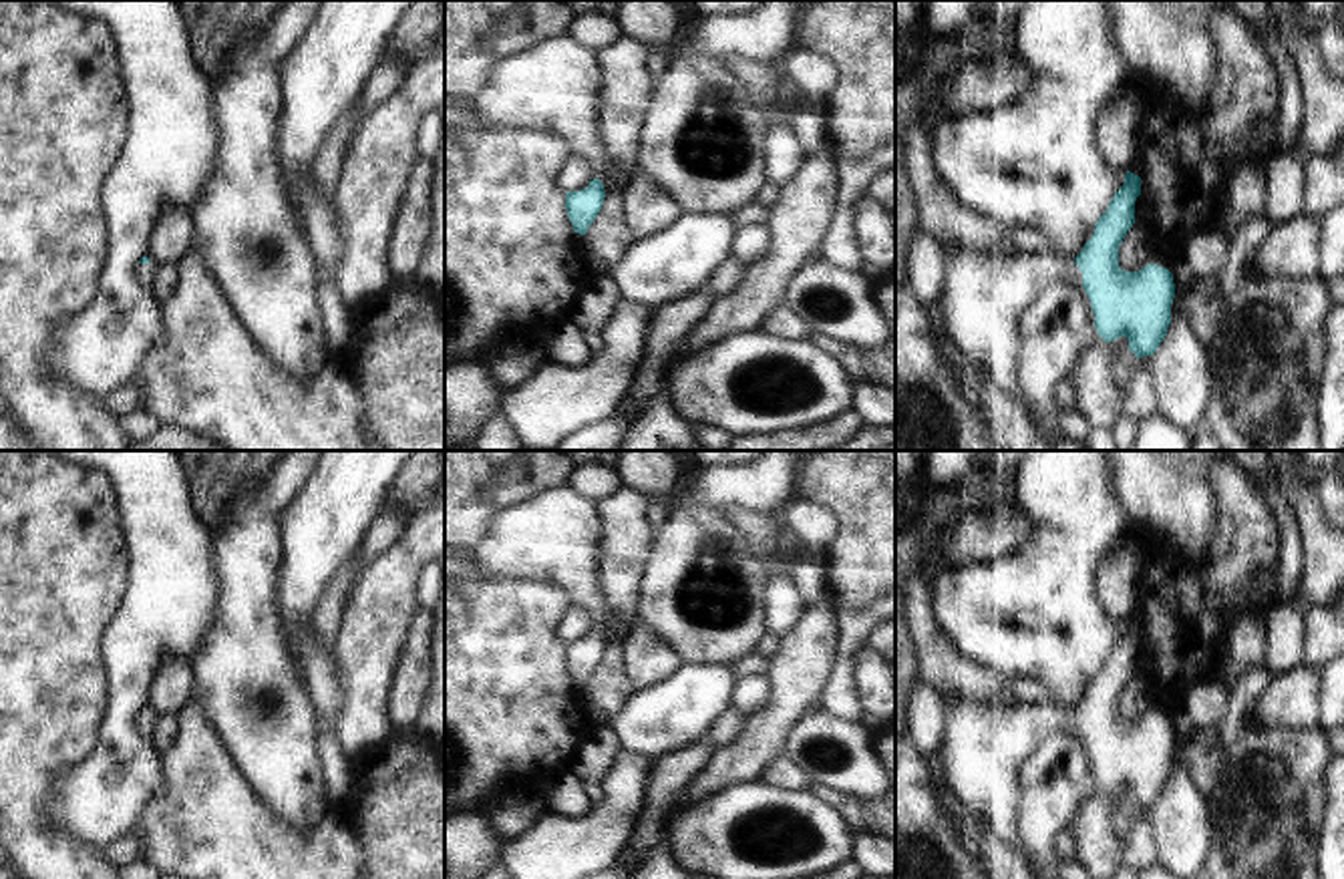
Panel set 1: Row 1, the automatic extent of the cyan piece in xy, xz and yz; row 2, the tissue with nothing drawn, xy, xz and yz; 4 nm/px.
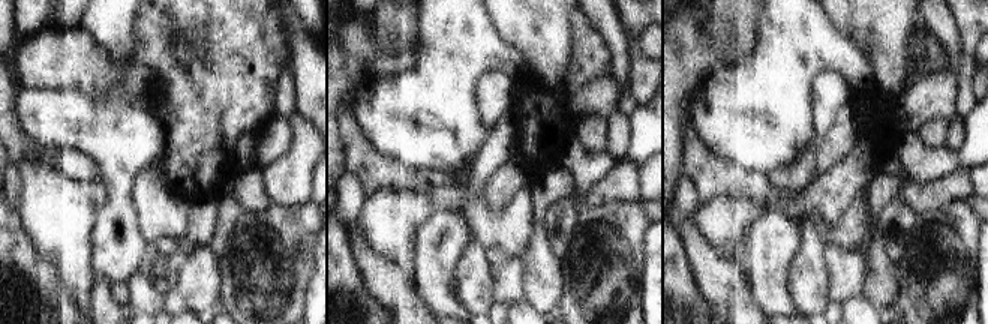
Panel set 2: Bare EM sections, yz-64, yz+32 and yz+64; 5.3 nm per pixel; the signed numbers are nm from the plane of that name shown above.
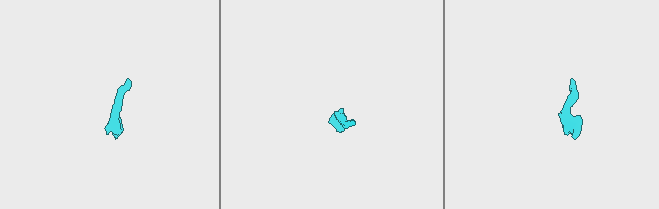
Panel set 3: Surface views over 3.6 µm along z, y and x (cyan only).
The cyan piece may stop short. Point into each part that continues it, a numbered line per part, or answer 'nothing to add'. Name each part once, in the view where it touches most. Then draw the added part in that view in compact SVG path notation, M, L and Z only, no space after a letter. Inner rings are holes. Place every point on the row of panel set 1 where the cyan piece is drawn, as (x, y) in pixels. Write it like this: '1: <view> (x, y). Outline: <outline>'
1: yz (984, 296). Outline: M946 253L946 284L936 312L970 358L990 368L996 386L1018 400L1022 392L1018 324L1038 296L1064 282L1082 286L1082 272L1074 259L1054 253Z

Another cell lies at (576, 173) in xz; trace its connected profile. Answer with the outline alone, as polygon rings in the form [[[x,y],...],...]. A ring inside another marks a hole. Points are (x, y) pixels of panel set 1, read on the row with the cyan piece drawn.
[[[571,155],[557,175],[557,187],[563,193],[581,191],[592,181],[592,165],[587,159]]]

